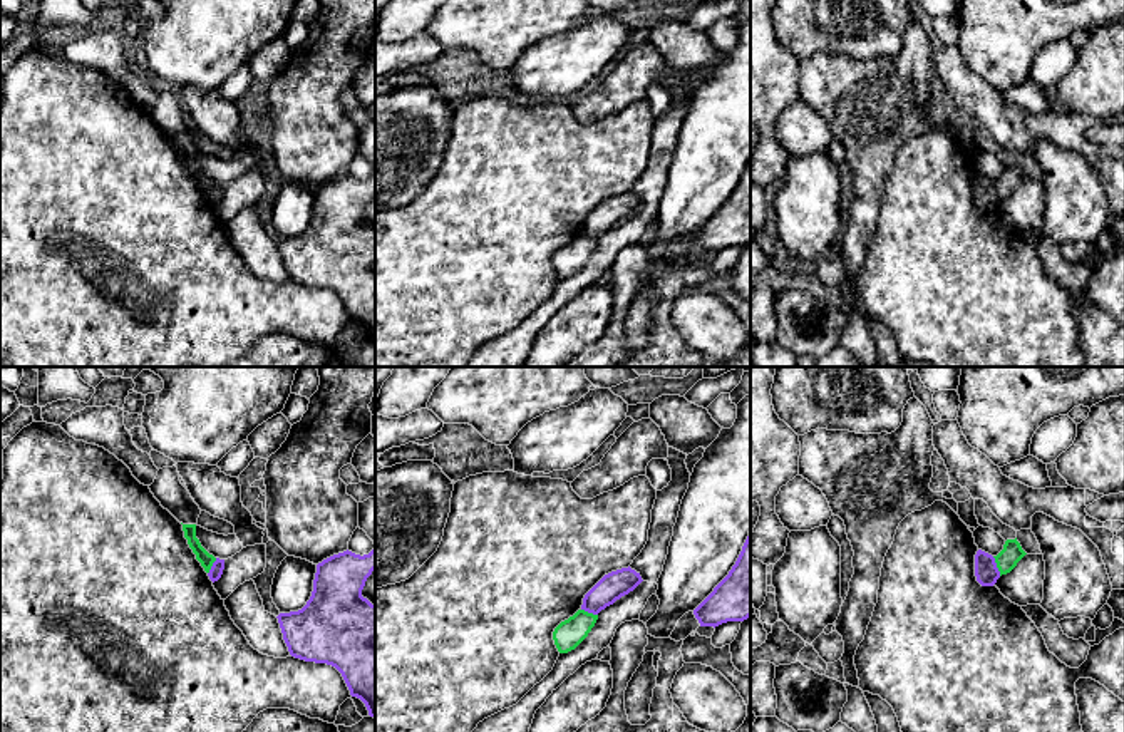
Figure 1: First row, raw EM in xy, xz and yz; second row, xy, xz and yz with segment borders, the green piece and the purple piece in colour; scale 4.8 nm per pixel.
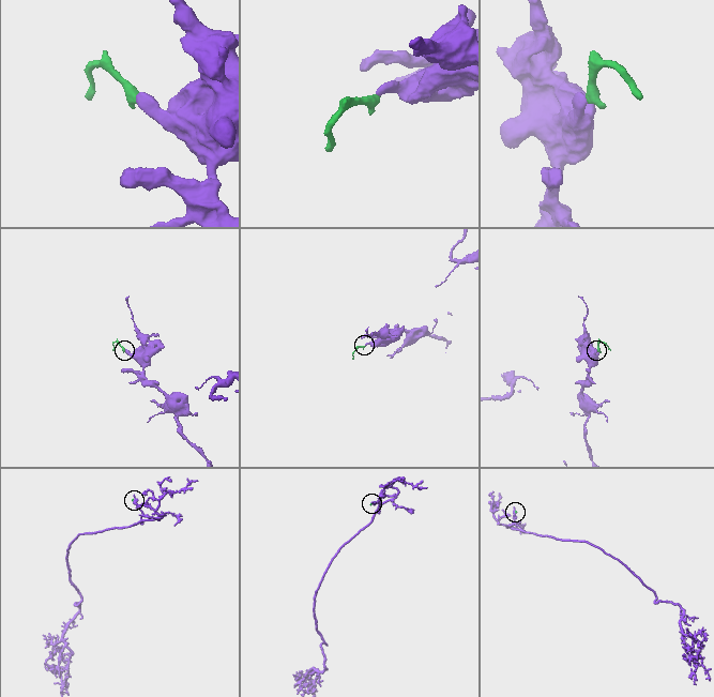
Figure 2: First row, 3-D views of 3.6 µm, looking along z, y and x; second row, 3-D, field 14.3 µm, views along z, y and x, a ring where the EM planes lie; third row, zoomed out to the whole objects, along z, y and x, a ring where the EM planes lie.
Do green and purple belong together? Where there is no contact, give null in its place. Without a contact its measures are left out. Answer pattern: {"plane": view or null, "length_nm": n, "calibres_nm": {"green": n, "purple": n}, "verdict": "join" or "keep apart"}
{"plane": "yz", "length_nm": 100, "calibres_nm": {"green": 100, "purple": 120}, "verdict": "join"}

